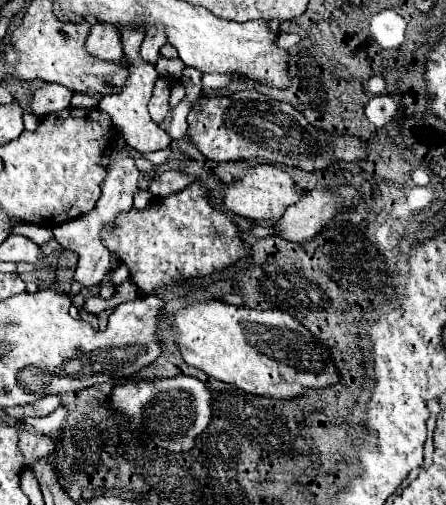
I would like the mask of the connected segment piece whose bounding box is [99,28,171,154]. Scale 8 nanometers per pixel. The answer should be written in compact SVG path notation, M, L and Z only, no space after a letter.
M121 28L121 40L123 40L125 56L129 58L129 80L121 88L119 94L103 96L101 102L99 102L99 108L109 114L109 118L113 120L113 126L123 136L127 146L131 146L133 150L137 150L141 154L147 154L147 152L155 152L155 150L167 148L171 144L171 136L167 132L163 132L149 118L149 112L147 112L147 102L151 98L155 80L159 78L159 72L155 70L153 64L145 64L145 60L141 60L141 56L139 56L139 48L141 48L143 36L145 36L145 28Z

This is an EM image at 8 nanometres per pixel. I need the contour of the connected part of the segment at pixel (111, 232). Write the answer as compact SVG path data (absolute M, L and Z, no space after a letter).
M191 182L187 188L173 196L153 198L143 210L133 208L133 212L125 212L125 216L117 216L117 224L101 234L101 242L105 244L105 248L109 248L111 254L119 258L121 264L129 268L131 282L143 294L153 294L159 288L183 284L191 278L203 278L213 272L221 272L223 268L245 260L247 256L239 226L211 204L209 188L201 182Z

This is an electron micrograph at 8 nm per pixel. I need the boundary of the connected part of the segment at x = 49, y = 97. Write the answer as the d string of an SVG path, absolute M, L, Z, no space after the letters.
M45 84L43 88L35 90L29 96L29 108L35 116L45 116L49 112L61 112L63 108L69 108L73 92L59 84Z

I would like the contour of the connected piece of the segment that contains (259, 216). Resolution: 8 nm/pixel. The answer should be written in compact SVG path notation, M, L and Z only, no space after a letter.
M263 164L263 166L249 168L249 172L243 180L227 186L225 208L231 210L233 214L243 216L243 218L269 224L269 220L277 220L277 216L281 216L285 212L287 204L297 204L297 200L301 200L303 192L305 190L301 190L285 170L281 170L277 166Z

